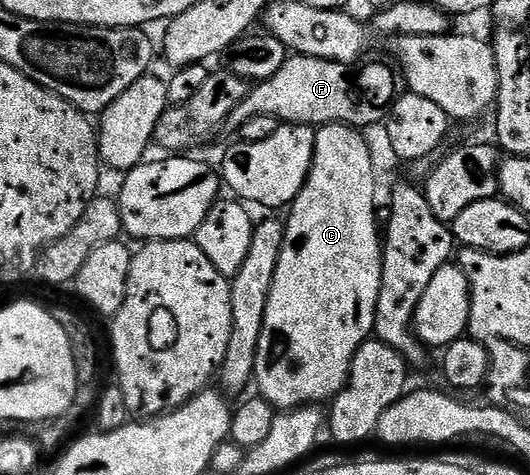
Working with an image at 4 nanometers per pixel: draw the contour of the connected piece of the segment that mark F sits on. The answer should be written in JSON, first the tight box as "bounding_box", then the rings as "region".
{"bounding_box":[228,55,403,130],"region":[[[290,55],[271,78],[254,83],[247,98],[231,110],[228,127],[240,130],[247,118],[270,116],[281,124],[348,124],[366,130],[388,117],[393,103],[403,88],[403,77],[398,65],[388,55],[378,60],[362,59],[344,64],[314,56]]]}

